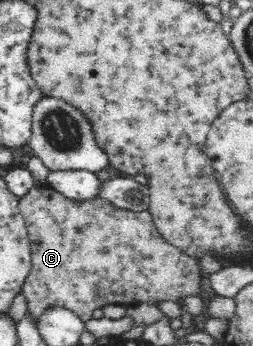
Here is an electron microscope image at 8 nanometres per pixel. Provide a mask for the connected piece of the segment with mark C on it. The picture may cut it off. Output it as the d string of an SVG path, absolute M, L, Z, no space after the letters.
M37 185L32 188L30 192L18 197L18 210L24 217L27 233L30 239L30 264L31 268L26 274L23 282L23 294L27 300L27 308L31 314L36 317L42 308L50 306L50 304L61 304L70 310L76 311L84 320L92 317L92 312L96 308L102 308L106 304L126 304L144 303L150 298L155 300L176 300L182 295L196 295L199 290L199 268L198 259L191 257L188 253L184 252L179 246L174 246L159 230L153 221L151 212L146 210L126 210L122 209L115 204L110 203L106 199L99 197L92 202L73 202L65 198L60 192L53 190L47 186Z

